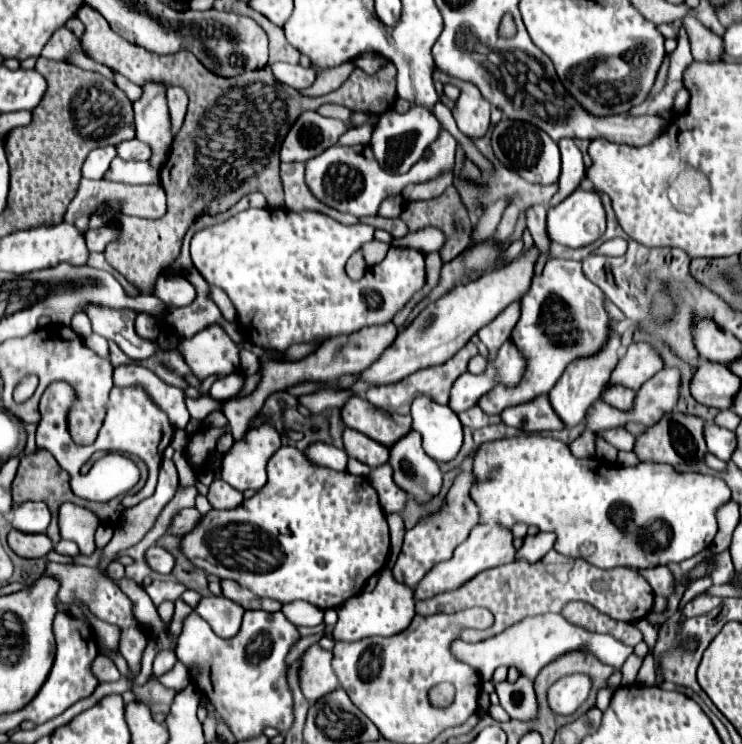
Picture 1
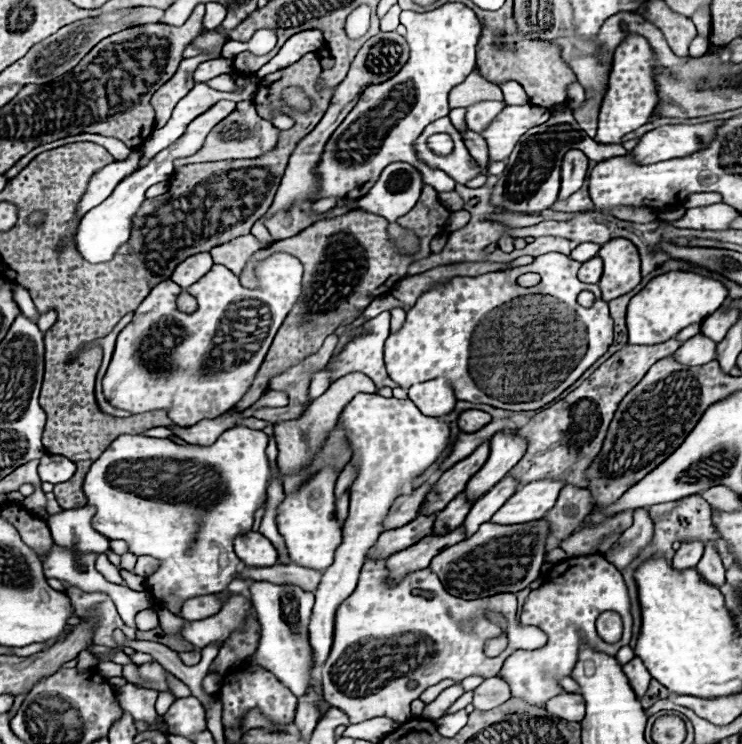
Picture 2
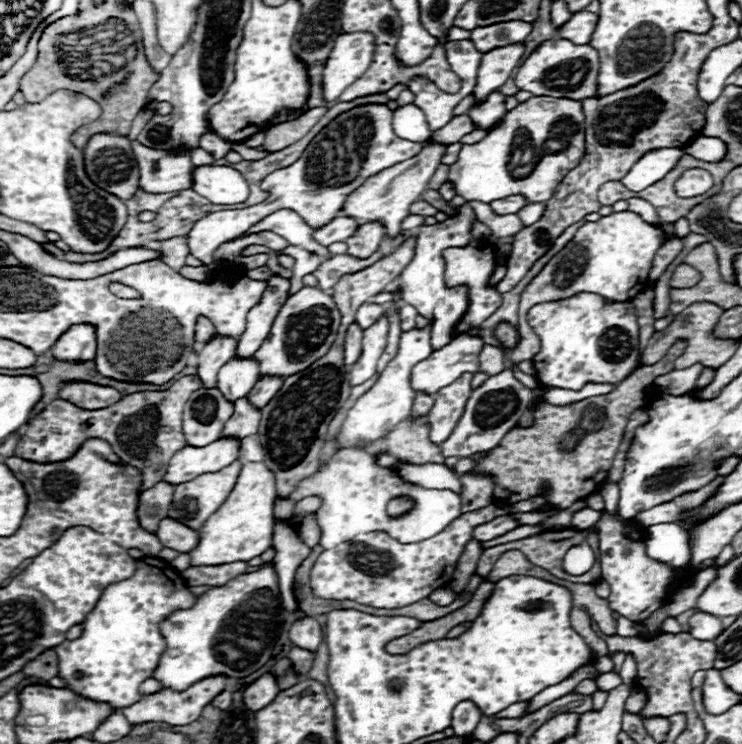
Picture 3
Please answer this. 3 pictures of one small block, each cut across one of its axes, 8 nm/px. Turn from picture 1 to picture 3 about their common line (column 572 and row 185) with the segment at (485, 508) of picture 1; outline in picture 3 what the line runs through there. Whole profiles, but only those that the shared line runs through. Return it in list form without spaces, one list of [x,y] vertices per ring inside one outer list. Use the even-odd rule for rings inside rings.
[[[534,96],[526,102],[520,102],[514,110],[506,112],[496,128],[488,130],[488,134],[476,142],[466,144],[460,150],[458,160],[450,166],[448,180],[454,182],[456,194],[466,200],[480,200],[490,204],[492,200],[506,198],[512,194],[520,194],[528,204],[546,202],[556,192],[556,186],[562,178],[580,164],[586,154],[584,140],[584,112],[582,102],[578,100],[546,100],[542,96]]]

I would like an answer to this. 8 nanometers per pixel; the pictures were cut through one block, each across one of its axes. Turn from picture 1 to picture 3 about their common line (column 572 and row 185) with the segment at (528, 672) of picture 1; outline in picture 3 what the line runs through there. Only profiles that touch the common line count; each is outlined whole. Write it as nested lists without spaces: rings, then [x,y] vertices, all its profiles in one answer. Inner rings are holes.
[[[656,148],[656,150],[648,150],[630,168],[630,172],[622,178],[622,184],[628,190],[644,190],[650,184],[662,180],[676,166],[676,162],[682,156],[684,156],[682,148]]]

